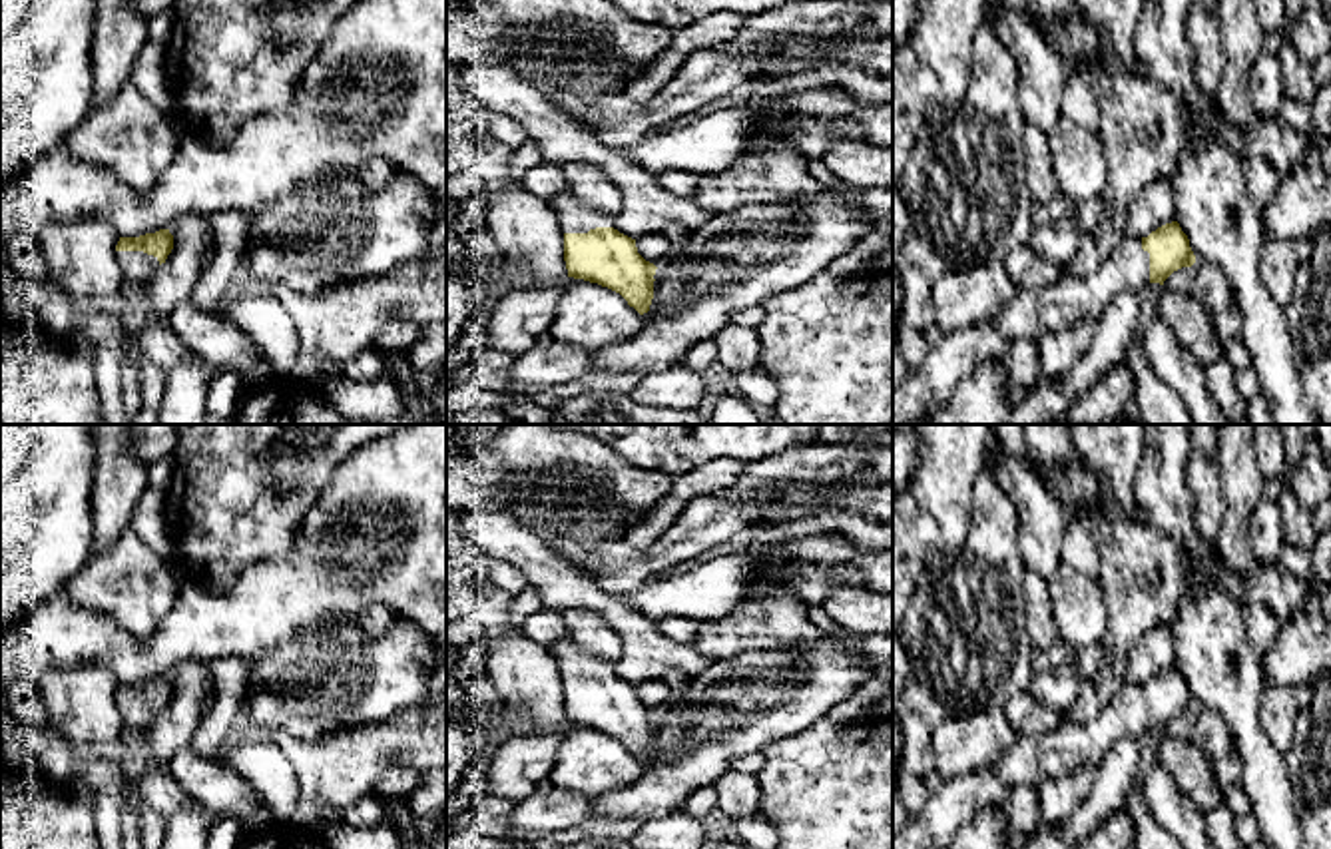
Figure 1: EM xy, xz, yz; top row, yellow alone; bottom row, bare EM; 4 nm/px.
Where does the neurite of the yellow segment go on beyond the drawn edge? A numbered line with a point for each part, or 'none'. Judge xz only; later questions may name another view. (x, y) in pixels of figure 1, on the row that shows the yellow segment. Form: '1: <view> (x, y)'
1: xz (574, 216)

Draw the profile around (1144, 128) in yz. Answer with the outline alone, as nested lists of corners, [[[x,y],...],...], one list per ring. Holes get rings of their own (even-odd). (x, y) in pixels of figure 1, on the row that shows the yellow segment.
[[[1080,18],[1048,22],[1070,74],[1080,76],[1098,100],[1110,169],[1100,225],[1080,239],[1074,259],[1060,269],[1084,279],[1112,259],[1126,239],[1132,201],[1146,185],[1172,177],[1184,149],[1199,136],[1201,120],[1164,86],[1128,74],[1114,50],[1102,58],[1096,28]]]

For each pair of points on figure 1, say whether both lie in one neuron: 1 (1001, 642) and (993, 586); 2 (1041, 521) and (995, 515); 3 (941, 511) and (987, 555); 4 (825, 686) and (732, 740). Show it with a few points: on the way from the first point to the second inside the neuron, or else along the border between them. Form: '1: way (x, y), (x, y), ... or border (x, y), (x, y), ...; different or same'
1: way (993, 628), (993, 600); same
2: border (993, 477), (1015, 509), (1017, 551), (1025, 563); different
3: border (975, 489), (965, 541), (941, 551); different
4: way (801, 690), (794, 690), (772, 712), (756, 718); same

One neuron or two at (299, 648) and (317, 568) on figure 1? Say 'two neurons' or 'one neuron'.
two neurons

